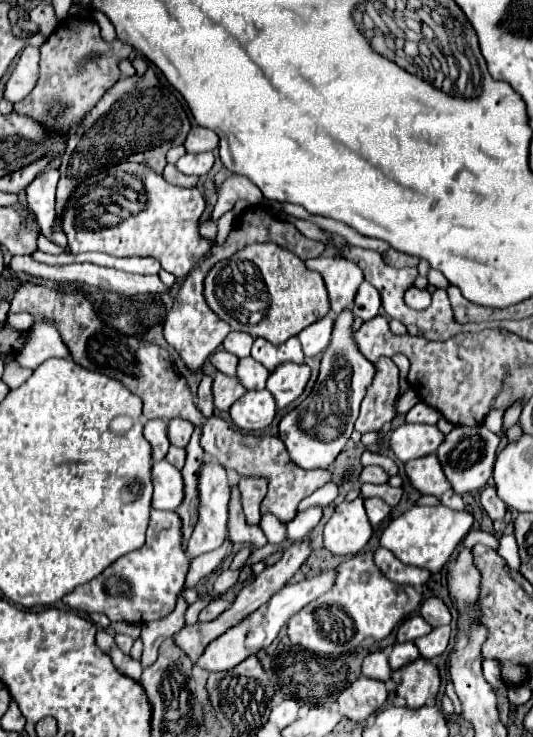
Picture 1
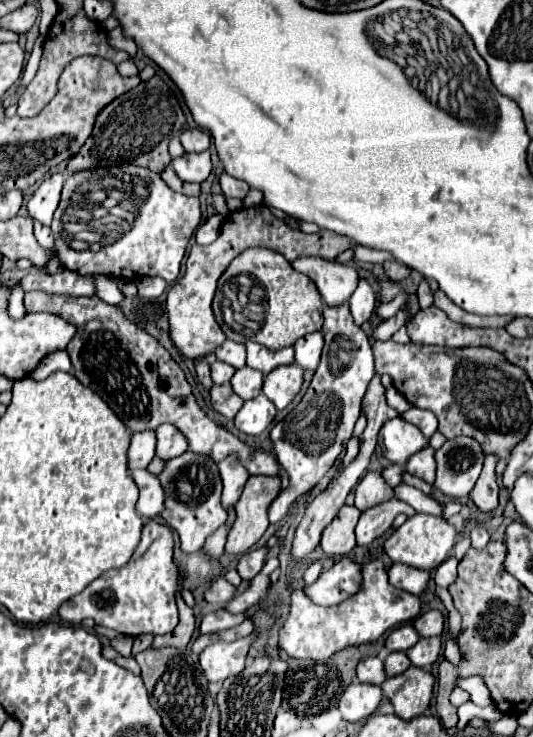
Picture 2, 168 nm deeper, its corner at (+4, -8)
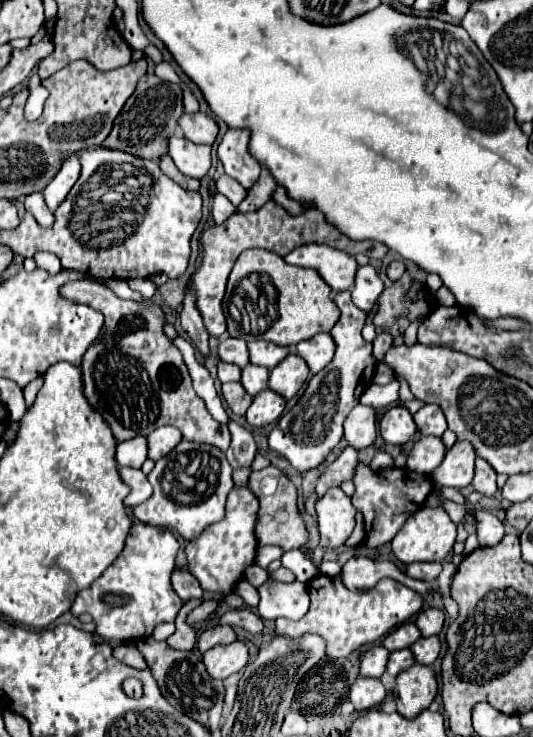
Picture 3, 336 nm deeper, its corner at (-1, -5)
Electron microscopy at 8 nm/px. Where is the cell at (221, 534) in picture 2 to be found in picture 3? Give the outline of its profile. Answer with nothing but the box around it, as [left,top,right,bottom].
[186,487,258,593]

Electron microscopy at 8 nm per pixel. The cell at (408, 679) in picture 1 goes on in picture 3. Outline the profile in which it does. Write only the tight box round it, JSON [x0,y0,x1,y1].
[396,665,438,719]

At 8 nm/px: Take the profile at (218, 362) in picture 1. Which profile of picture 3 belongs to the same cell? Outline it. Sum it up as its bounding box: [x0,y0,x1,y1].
[218,363,240,383]

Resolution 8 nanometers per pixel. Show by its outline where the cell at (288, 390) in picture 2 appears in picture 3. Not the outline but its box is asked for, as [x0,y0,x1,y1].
[270,353,310,399]

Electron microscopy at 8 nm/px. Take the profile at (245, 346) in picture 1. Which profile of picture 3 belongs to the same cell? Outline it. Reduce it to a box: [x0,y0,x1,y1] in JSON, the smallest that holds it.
[218,337,250,367]

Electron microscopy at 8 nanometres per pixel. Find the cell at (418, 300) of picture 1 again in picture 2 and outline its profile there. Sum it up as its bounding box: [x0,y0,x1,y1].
[373,310,407,340]

